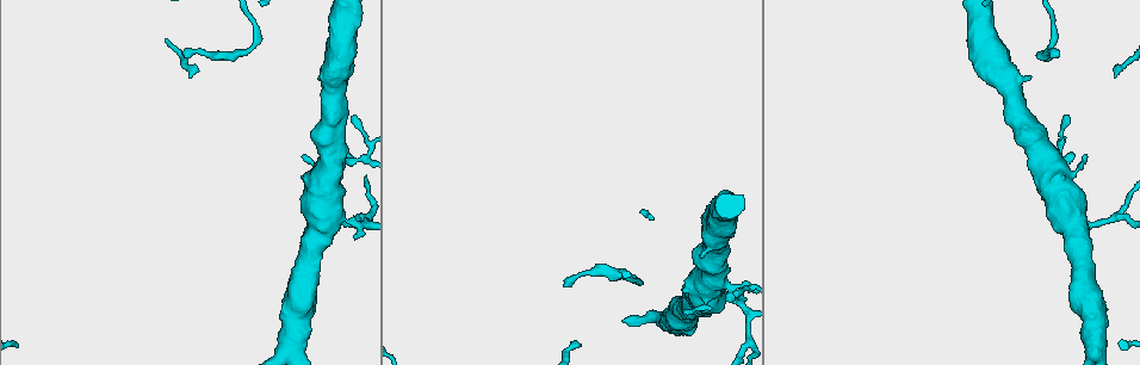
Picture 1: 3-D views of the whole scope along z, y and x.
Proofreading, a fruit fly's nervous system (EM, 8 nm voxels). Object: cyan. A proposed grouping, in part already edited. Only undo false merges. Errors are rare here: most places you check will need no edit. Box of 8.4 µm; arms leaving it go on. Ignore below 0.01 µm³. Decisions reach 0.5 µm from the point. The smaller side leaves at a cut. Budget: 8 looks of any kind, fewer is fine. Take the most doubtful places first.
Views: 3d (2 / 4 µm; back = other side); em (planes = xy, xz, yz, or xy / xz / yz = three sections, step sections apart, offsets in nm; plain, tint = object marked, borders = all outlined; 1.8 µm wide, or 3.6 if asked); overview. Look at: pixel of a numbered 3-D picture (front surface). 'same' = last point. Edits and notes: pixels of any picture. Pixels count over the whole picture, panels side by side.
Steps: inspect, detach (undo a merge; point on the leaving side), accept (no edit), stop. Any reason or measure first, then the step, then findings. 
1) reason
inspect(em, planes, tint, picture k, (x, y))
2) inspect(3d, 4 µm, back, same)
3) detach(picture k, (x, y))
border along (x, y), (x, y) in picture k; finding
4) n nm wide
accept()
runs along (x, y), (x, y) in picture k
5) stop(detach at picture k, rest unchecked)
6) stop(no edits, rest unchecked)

sudden change in width
inspect(3d, 4 µm, picture 1, (1095, 348))

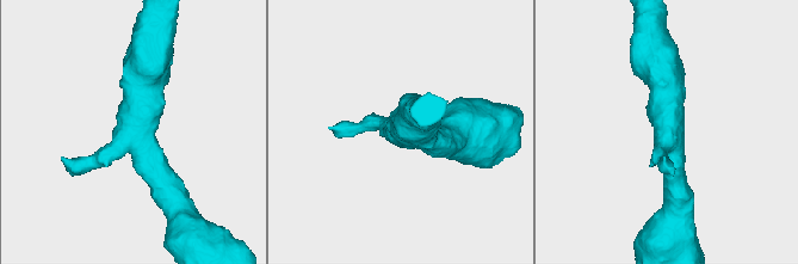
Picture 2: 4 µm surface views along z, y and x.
inspect(em, xy, step 8, tint, picture 2, (131, 133))

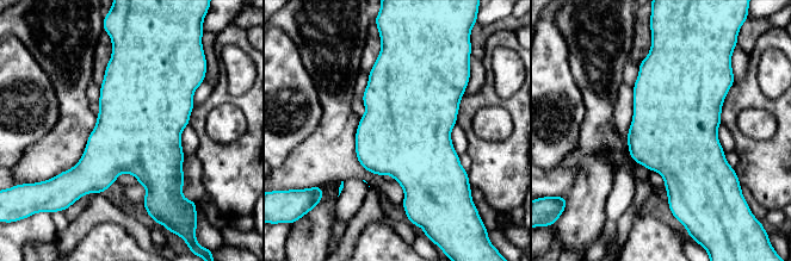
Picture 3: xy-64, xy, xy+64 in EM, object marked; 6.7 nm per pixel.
inspect(em, yz, step 16, tint, same)

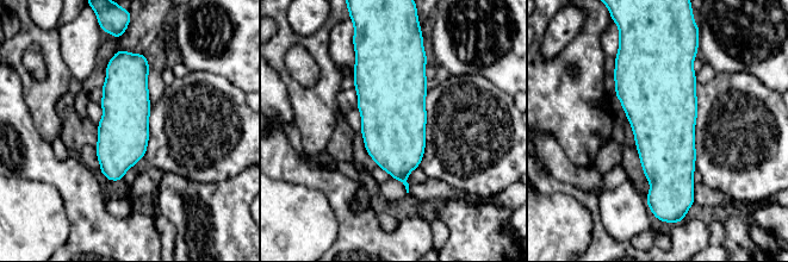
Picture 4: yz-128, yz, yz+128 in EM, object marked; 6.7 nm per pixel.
accept()
all the same neuron

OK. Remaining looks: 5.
abrupt turn
inspect(em, planes, tint, picture 1, (254, 39))

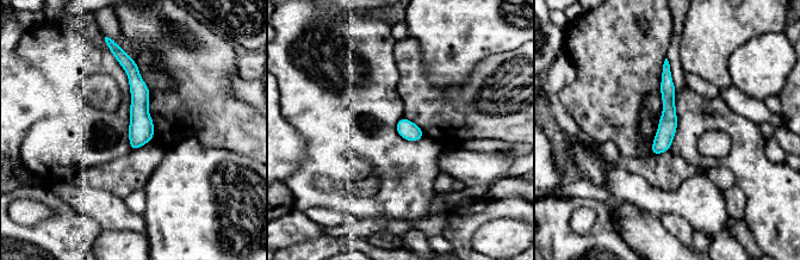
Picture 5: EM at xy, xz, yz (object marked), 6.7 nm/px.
accept()
runs along (121, 57), (138, 88), (135, 146) in picture 5; all the same neuron

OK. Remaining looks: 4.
sharp bend
inspect(em, 3.6 µm, planes, tint, picture 1, (703, 297))

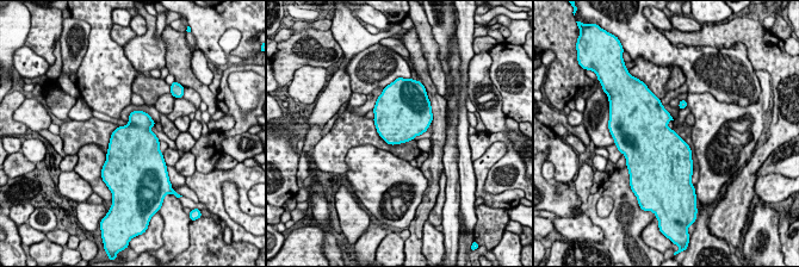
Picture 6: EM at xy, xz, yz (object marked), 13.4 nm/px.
accept()
all the same neuron

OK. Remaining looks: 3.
stop(no edits, rest unchecked)

